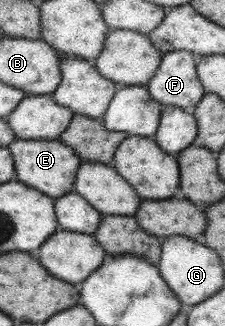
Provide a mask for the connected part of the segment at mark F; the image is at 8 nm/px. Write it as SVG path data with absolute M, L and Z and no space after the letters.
M184 50L162 54L160 65L147 83L150 98L164 106L194 107L205 94L196 73L200 58L200 54Z

